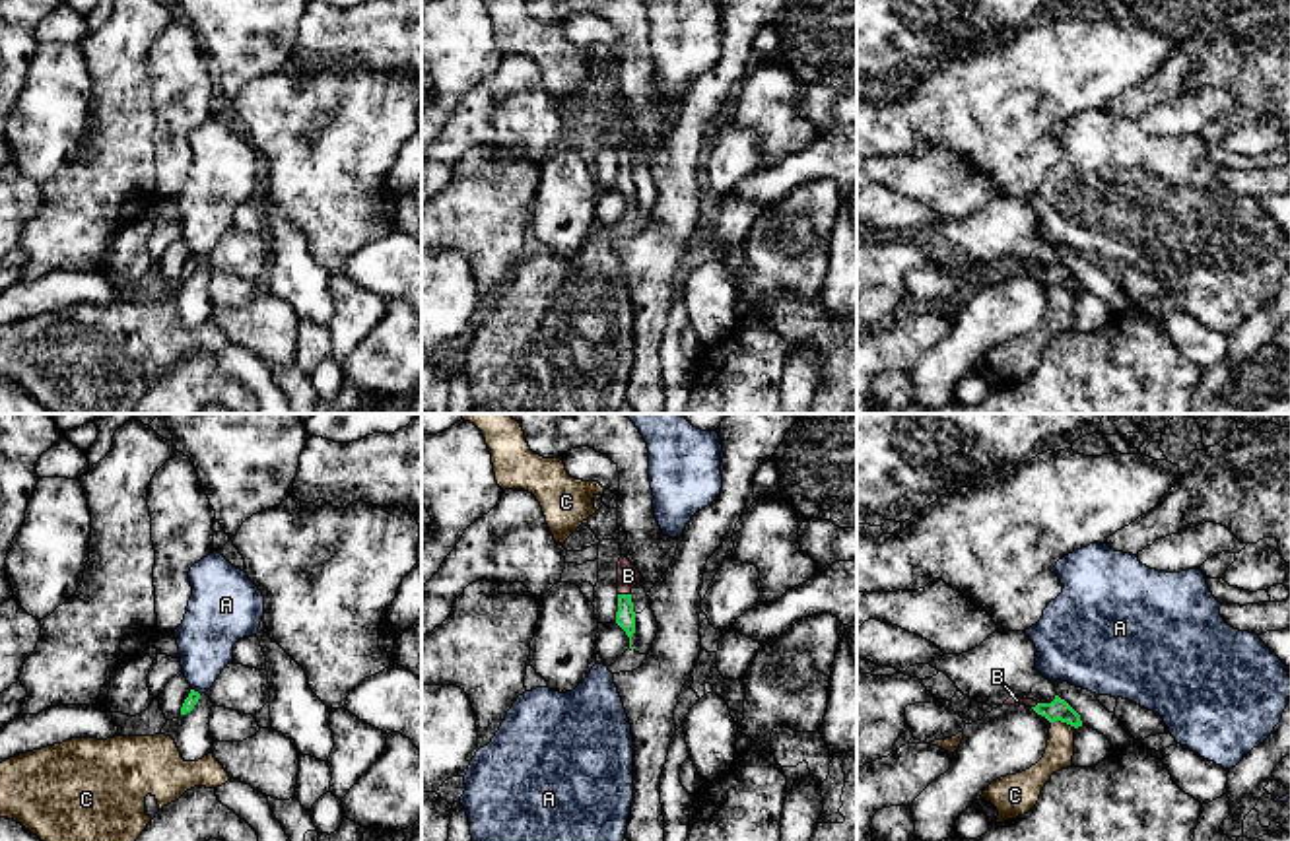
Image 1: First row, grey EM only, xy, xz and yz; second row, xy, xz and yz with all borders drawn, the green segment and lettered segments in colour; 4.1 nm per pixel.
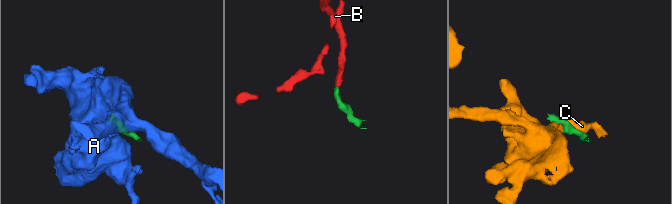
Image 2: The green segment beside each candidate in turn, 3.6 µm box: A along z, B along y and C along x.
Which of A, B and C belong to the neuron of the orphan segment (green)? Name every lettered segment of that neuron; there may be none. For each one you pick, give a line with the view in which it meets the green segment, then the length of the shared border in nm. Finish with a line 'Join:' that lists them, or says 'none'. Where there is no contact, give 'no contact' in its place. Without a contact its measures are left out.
B: meets green in xz; contact 50 nm long
Join: B

